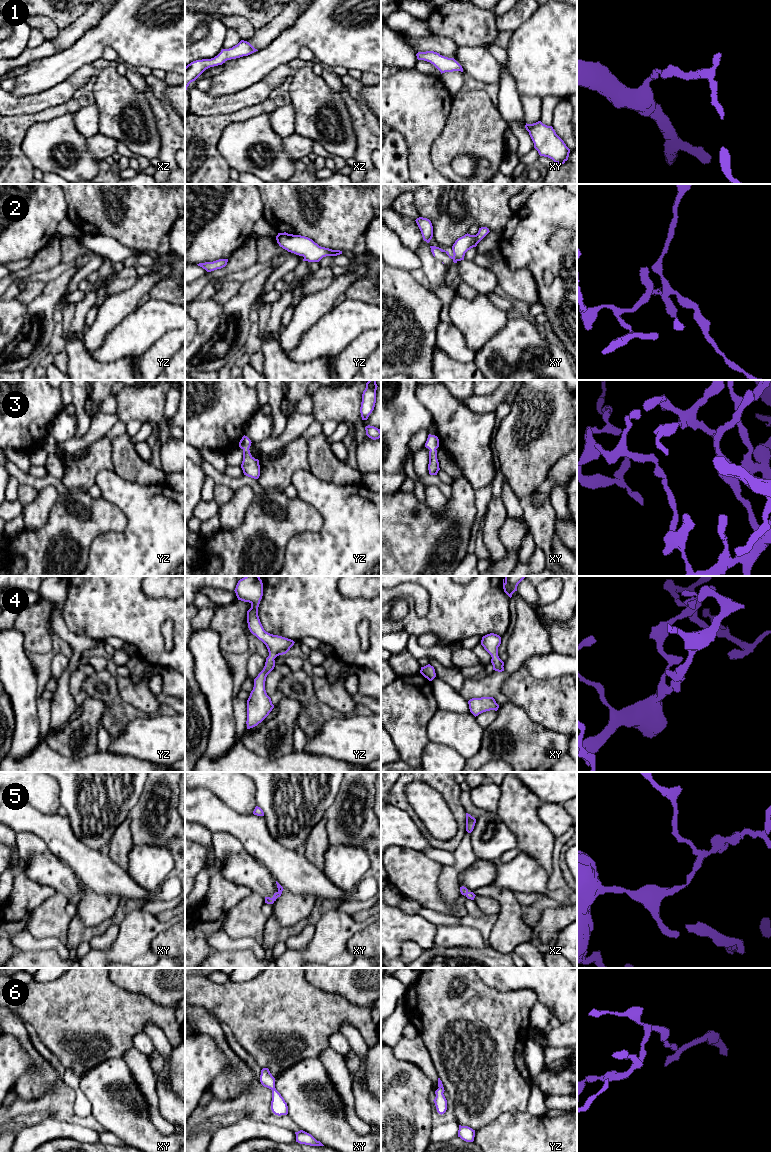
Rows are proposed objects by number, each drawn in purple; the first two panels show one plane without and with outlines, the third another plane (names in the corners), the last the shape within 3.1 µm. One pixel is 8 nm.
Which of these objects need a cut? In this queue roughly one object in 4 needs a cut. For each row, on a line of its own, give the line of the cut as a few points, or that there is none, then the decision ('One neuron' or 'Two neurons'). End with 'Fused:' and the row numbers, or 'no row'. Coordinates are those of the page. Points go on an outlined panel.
1: No split. One neuron
2: Split along xy (453, 256), (458, 260). Two neurons
3: No split. One neuron
4: No split. One neuron
5: No split. One neuron
6: No split. One neuron
Fused: 2

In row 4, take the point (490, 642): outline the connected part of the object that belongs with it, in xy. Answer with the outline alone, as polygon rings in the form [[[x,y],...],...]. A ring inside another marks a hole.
[[[490,633],[482,637],[481,645],[491,655],[493,670],[504,671],[504,662],[498,656],[498,647],[501,644],[501,637],[497,634]]]

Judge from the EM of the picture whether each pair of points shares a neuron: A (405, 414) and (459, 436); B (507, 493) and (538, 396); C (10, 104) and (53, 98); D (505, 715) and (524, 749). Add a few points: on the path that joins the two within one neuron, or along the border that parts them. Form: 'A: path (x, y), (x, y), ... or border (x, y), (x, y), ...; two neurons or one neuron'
A: border (421, 403), (429, 411), (433, 424); two neurons
B: border (505, 477), (513, 493), (519, 498); two neurons
C: path (21, 104), (33, 104), (42, 100); one neuron
D: path (511, 723), (511, 728), (520, 741); one neuron

